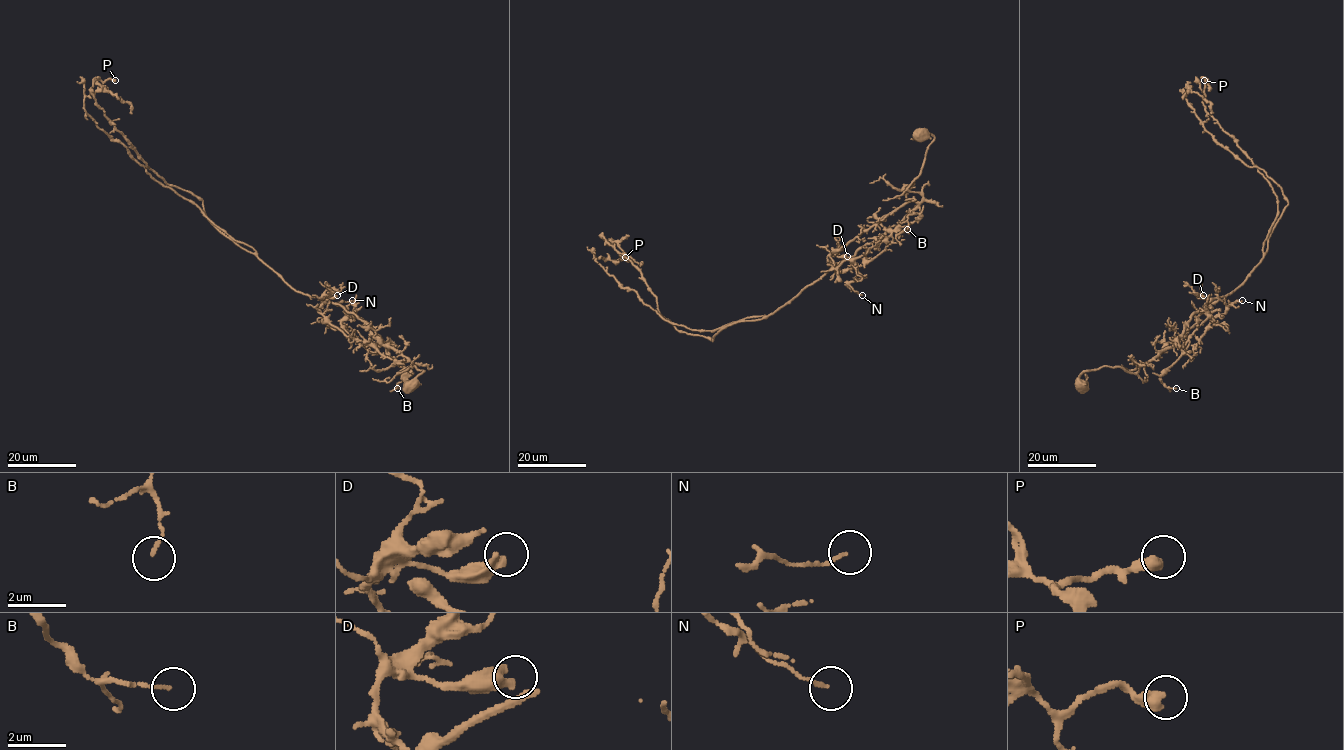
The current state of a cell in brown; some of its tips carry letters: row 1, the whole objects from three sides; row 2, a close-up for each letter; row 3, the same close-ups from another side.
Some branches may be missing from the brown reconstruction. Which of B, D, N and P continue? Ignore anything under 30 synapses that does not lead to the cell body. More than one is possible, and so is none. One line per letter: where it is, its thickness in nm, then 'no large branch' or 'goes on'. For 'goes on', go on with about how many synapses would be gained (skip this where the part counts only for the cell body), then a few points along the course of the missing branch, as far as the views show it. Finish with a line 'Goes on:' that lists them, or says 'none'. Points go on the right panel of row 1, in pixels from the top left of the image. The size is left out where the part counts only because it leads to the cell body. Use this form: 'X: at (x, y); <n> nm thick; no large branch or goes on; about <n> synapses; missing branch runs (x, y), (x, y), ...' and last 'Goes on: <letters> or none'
B: at (1176, 388); 100 nm thick; no large branch
D: at (1203, 295); 360 nm thick; no large branch
N: at (1242, 300); 100 nm thick; no large branch
P: at (1204, 80); 400 nm thick; no large branch
Goes on: none

